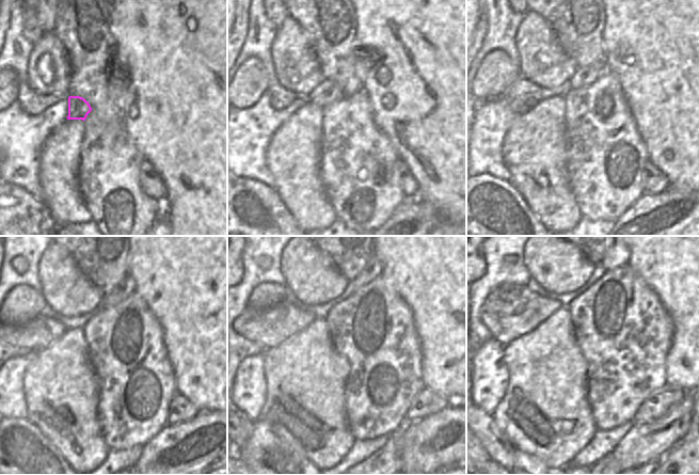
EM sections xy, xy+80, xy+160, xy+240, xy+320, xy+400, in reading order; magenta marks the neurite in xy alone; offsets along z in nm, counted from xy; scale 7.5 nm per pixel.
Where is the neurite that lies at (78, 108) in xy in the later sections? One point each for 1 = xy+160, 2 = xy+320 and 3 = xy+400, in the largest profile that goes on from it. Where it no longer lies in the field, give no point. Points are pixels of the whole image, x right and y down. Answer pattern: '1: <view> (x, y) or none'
1: xy+160 (584, 76)
2: xy+320 (372, 269)
3: xy+400 (614, 257)

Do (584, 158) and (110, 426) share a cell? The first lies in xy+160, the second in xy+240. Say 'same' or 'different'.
same

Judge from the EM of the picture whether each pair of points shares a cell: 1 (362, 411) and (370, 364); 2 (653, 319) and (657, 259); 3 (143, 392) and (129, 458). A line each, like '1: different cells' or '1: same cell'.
1: same cell
2: different cells
3: different cells

